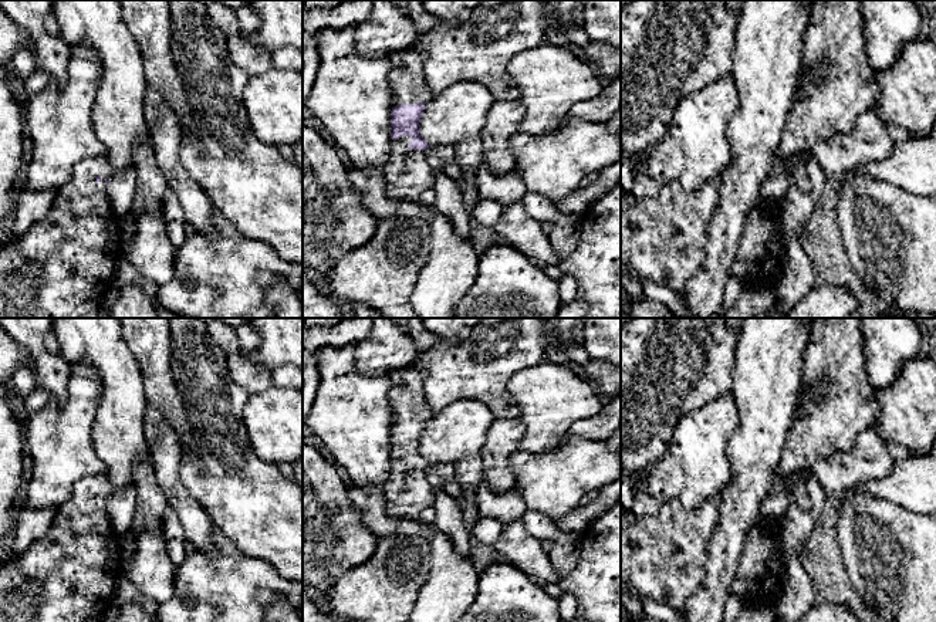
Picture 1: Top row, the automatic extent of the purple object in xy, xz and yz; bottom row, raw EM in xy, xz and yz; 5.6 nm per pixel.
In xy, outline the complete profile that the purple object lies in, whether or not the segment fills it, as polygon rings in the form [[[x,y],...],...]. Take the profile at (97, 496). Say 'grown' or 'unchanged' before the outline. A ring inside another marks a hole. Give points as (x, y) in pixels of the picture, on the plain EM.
grown; [[[107,473],[78,480],[48,531],[0,568],[0,622],[102,622],[121,577],[119,537],[107,513],[111,491]]]

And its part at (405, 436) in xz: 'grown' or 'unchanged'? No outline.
grown

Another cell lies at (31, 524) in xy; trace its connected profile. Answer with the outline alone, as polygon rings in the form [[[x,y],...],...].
[[[23,507],[14,520],[11,533],[11,551],[21,554],[40,540],[50,528],[54,518],[54,510]]]

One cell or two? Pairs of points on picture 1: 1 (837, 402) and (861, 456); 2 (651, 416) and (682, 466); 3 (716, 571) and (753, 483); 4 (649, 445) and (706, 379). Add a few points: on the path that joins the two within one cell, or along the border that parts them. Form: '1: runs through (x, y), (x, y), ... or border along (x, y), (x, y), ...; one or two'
1: border along (871, 426), (848, 449), (833, 455), (827, 460); two
2: border along (685, 413), (675, 426), (669, 450), (649, 470); two
3: runs through (722, 550), (727, 543), (740, 504); one
4: runs through (655, 428), (689, 394); one

